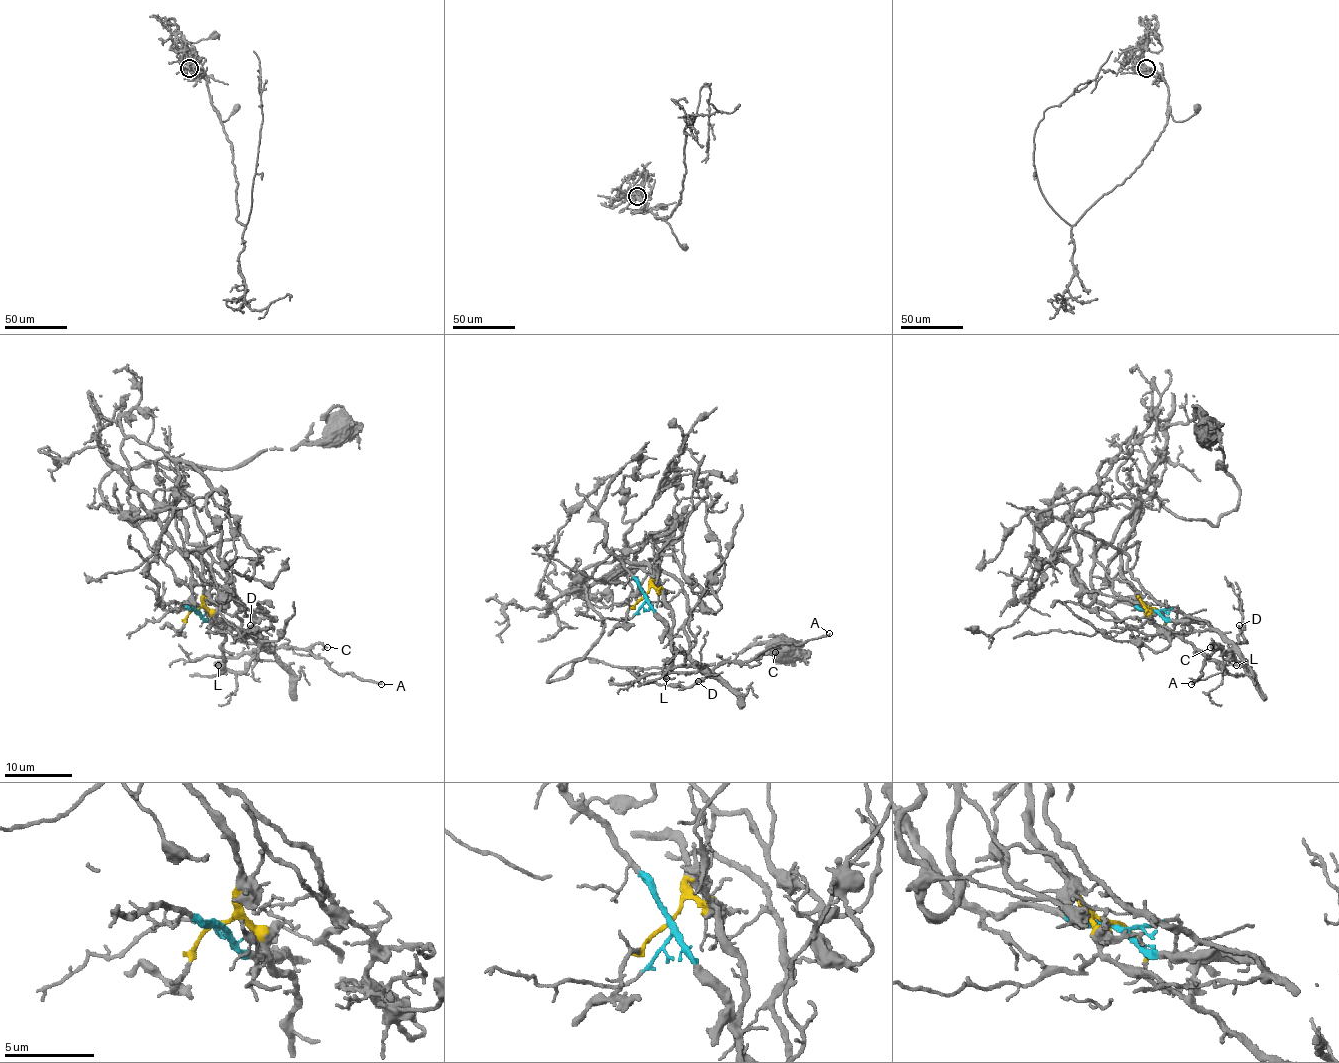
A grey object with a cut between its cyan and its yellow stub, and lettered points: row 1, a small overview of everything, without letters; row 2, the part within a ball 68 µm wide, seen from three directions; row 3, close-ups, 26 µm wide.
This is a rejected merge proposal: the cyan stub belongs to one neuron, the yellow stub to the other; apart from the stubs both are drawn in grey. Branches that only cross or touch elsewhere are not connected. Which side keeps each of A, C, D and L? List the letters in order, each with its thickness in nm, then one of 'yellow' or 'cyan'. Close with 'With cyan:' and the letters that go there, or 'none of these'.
A: calibre 150 nm; cyan
C: calibre 180 nm; cyan
D: calibre 120 nm; cyan
L: calibre 130 nm; yellow
With cyan: A, C, D

